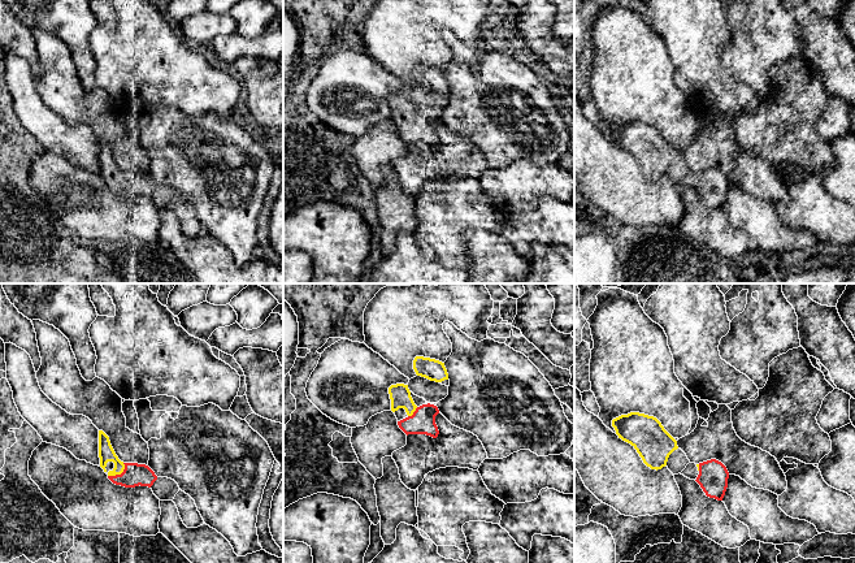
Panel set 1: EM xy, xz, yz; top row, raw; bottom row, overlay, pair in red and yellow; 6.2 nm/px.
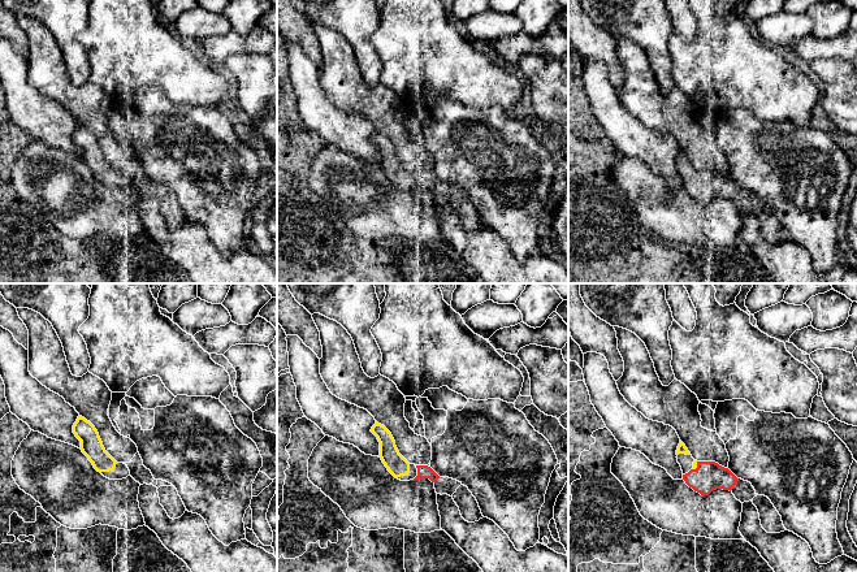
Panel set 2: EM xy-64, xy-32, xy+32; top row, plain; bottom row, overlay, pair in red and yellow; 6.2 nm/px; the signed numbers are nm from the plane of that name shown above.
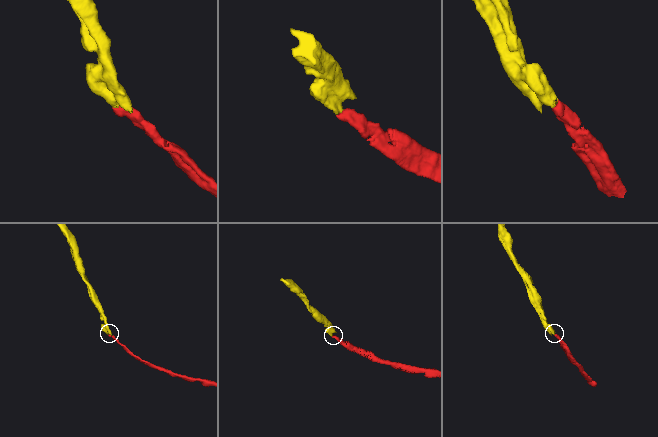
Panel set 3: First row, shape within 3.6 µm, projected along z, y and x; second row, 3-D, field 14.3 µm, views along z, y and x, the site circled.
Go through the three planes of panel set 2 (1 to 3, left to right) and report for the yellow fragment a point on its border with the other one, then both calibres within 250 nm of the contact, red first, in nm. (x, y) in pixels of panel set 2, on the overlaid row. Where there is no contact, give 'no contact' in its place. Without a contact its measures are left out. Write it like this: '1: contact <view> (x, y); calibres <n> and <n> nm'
1: no contact
2: no contact
3: contact xy+32 (697, 467); calibres 180 and 30 nm

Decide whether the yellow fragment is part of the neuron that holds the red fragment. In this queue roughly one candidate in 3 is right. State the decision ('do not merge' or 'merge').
merge

